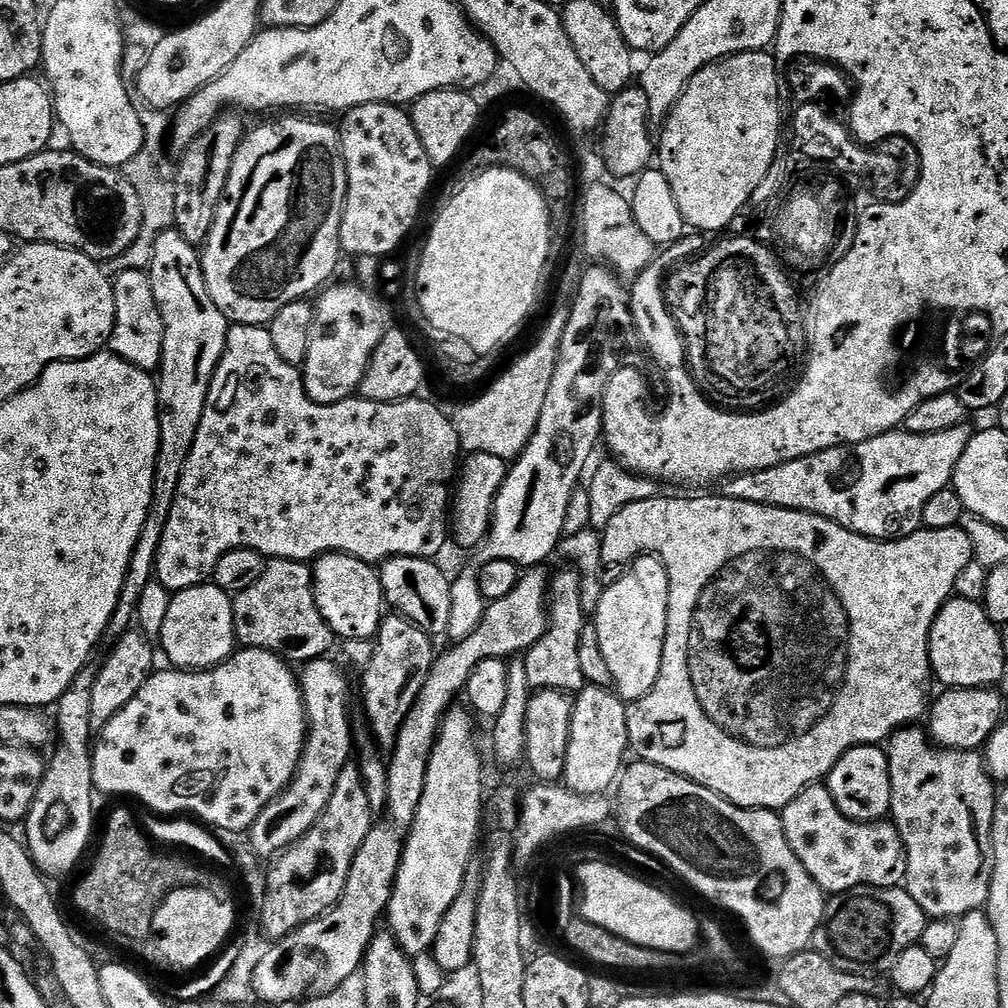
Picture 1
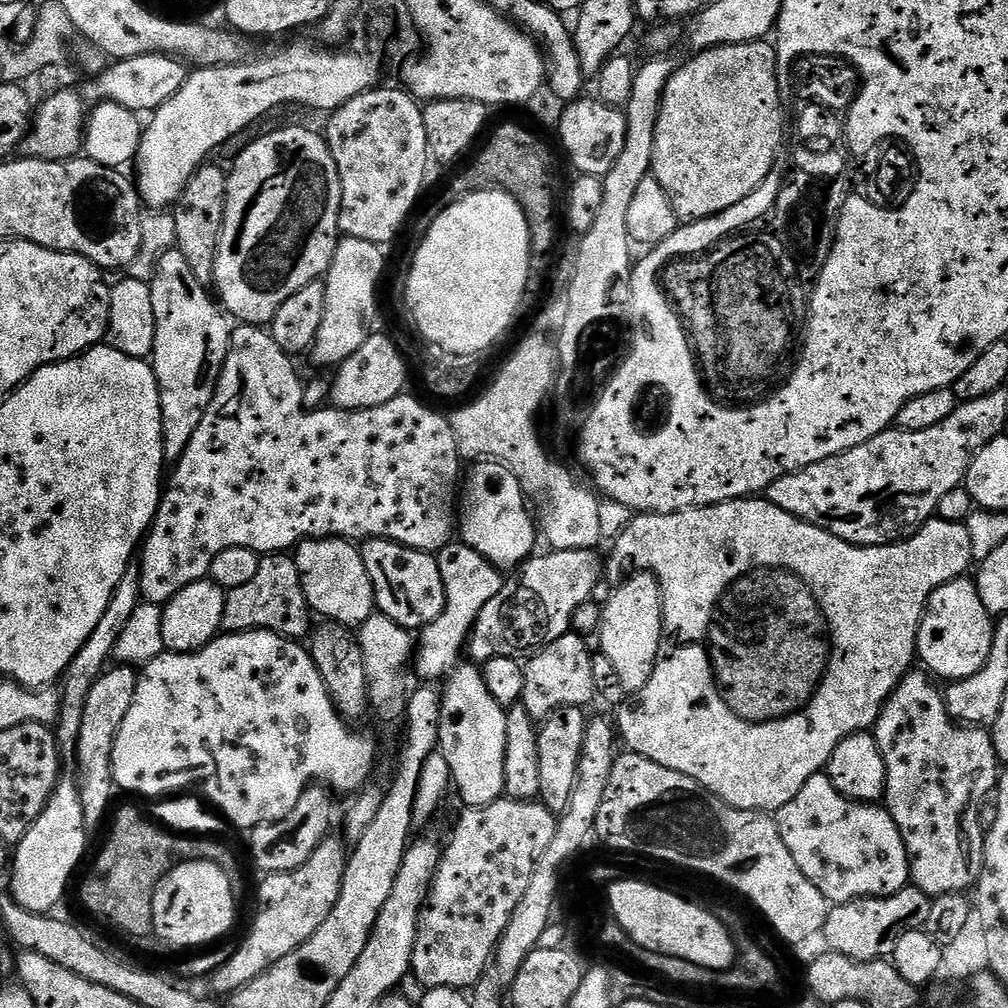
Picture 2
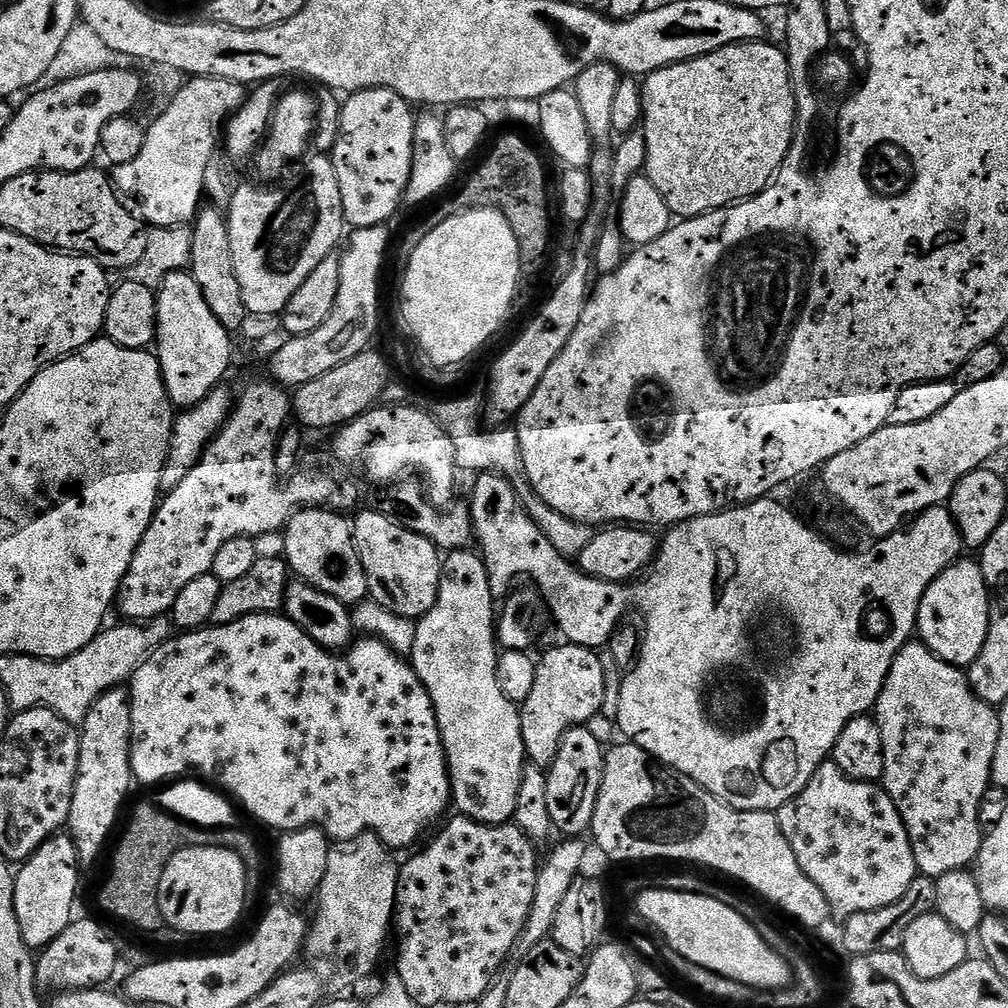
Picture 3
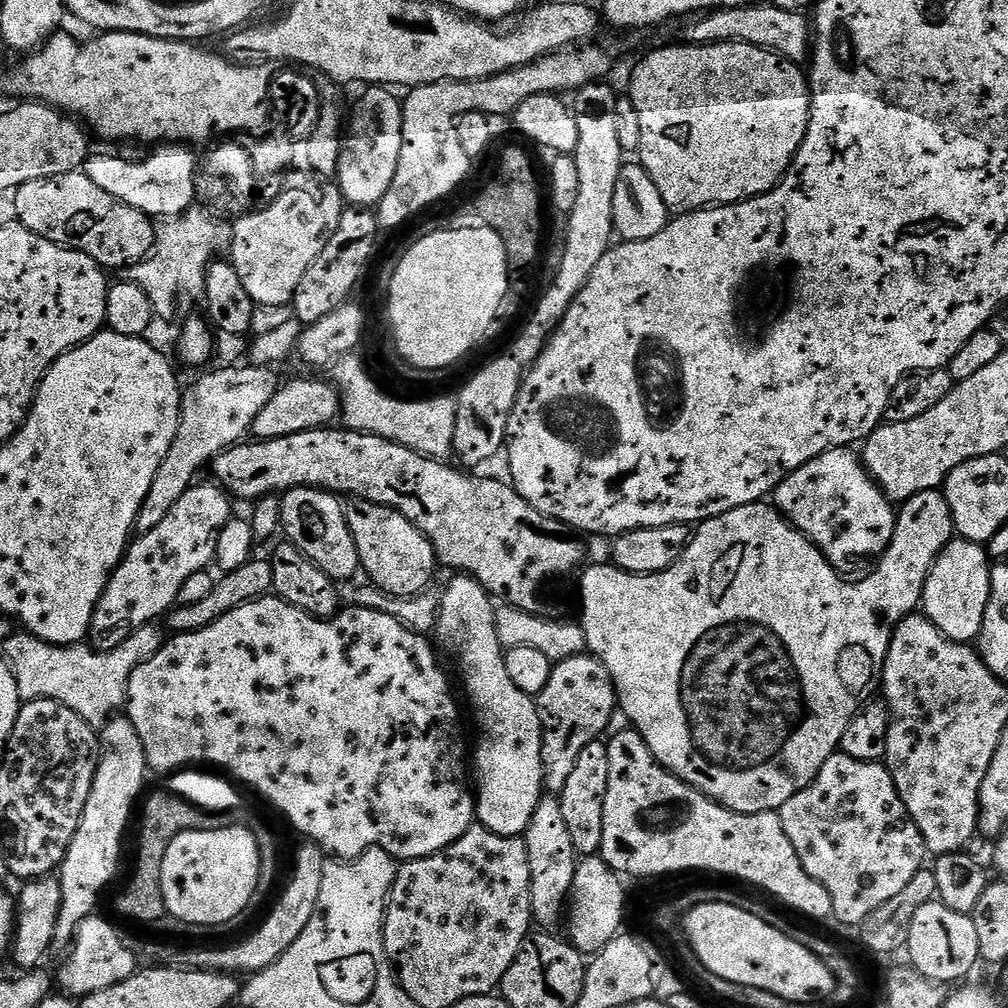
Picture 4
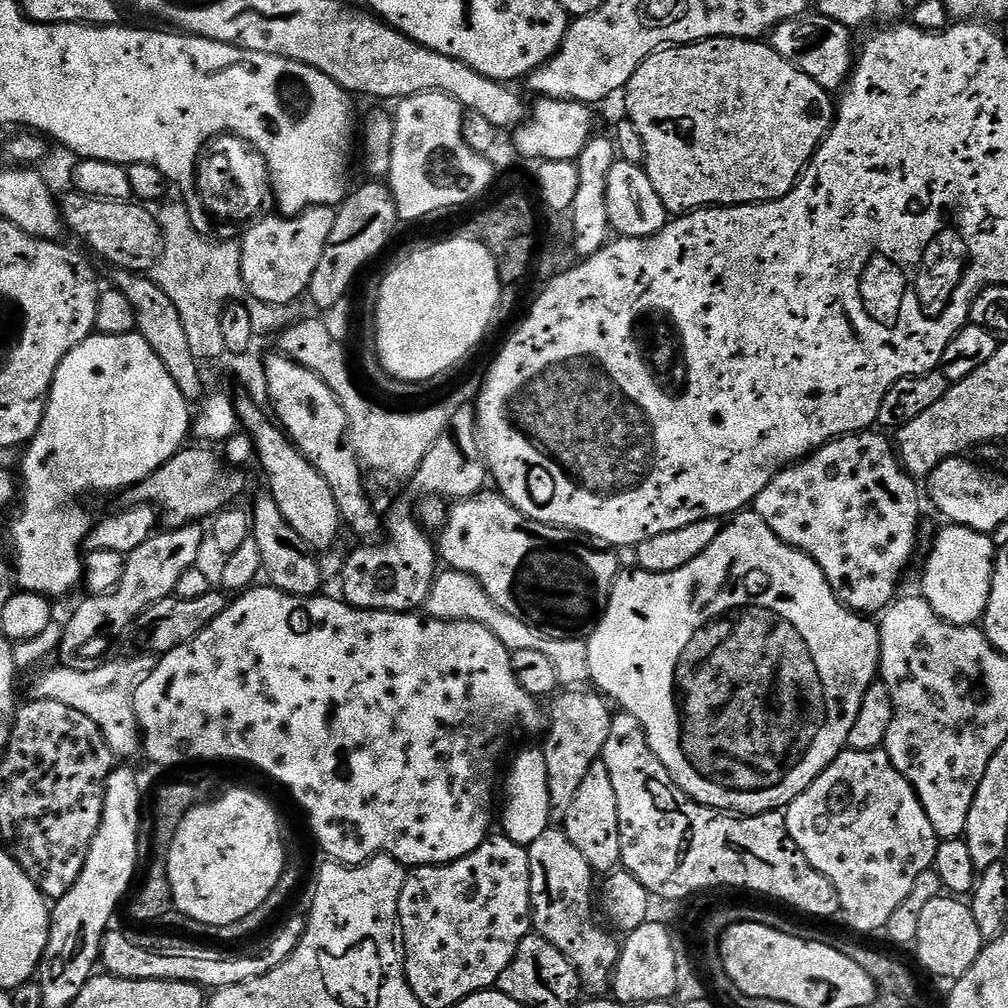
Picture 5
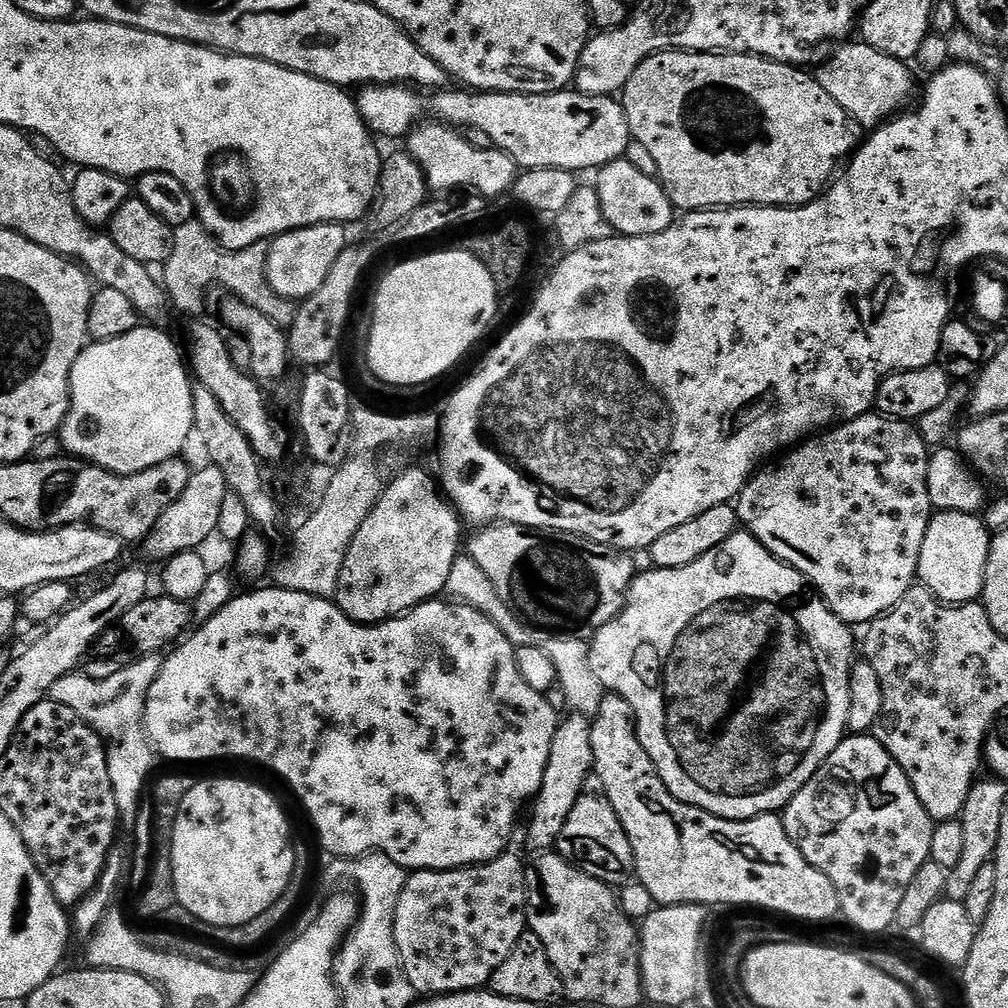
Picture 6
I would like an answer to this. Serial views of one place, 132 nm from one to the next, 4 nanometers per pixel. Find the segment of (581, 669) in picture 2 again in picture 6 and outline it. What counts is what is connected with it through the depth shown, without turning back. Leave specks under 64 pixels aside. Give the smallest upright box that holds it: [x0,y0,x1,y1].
[528,714,593,853]

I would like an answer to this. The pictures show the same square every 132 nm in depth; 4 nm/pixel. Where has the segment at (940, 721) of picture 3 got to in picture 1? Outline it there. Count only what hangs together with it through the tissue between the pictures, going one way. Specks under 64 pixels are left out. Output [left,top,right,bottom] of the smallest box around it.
[886,726,997,921]

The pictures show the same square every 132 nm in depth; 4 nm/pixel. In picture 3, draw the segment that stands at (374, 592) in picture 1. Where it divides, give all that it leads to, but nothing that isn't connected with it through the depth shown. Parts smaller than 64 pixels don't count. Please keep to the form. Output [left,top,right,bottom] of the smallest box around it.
[282,508,369,606]

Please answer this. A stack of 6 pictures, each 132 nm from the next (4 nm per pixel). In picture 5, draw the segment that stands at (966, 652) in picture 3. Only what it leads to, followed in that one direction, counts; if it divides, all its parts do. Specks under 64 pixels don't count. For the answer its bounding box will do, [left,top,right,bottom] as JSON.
[924,524,997,625]

